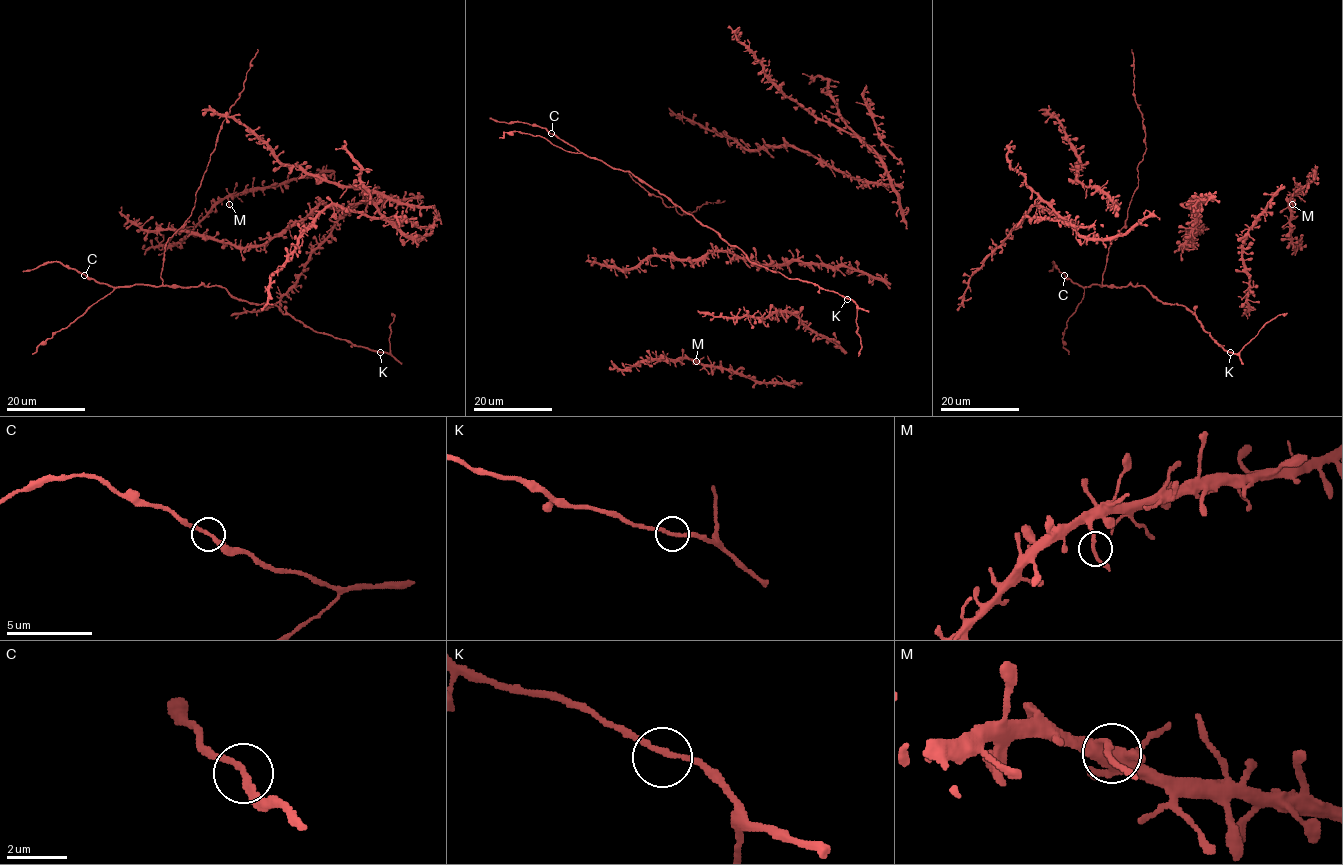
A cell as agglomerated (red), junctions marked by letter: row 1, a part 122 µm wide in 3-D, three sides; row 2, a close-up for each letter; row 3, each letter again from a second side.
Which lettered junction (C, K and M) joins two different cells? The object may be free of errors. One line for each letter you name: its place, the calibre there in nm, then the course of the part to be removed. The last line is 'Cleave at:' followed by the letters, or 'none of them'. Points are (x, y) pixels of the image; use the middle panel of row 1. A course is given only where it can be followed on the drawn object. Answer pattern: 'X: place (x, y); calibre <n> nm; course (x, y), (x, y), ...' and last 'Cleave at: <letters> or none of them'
Cleave at: none of them

